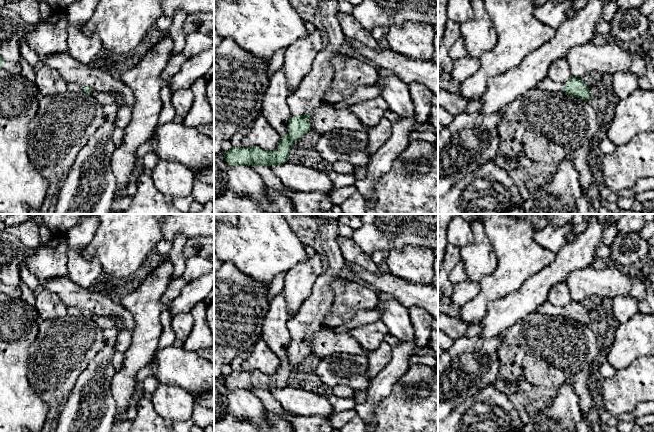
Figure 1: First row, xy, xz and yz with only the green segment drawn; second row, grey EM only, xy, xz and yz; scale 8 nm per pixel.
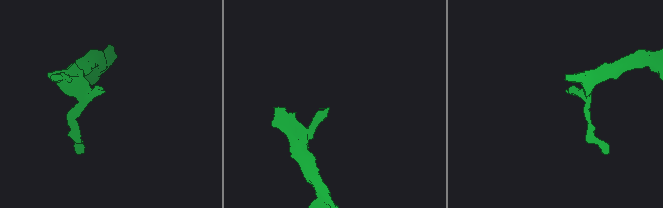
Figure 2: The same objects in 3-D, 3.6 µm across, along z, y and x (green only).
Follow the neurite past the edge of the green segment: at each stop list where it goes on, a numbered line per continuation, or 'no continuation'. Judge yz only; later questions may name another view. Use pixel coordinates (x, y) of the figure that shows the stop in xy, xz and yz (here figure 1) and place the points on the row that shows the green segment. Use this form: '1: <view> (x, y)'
1: yz (547, 84)

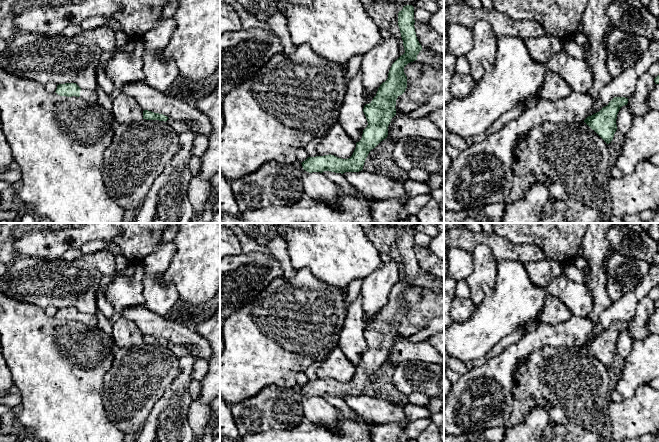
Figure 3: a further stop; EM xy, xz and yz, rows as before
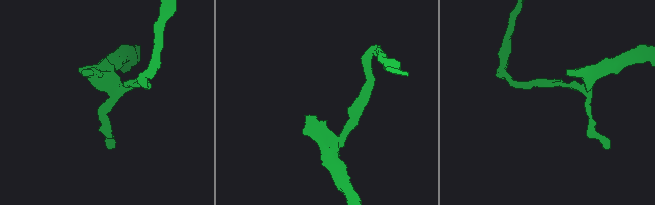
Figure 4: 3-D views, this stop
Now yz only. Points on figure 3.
no continuation

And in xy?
1: xy (91, 96)

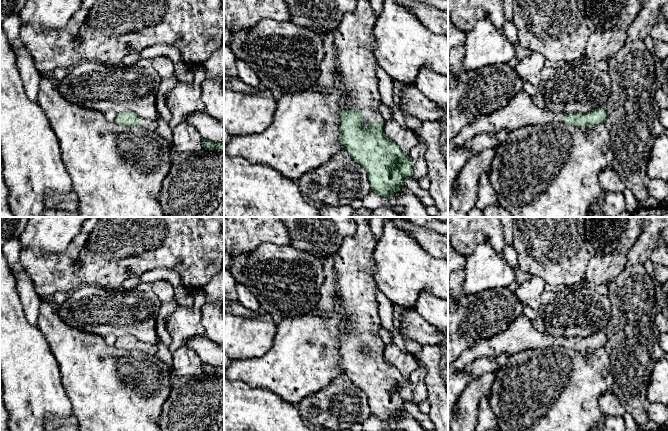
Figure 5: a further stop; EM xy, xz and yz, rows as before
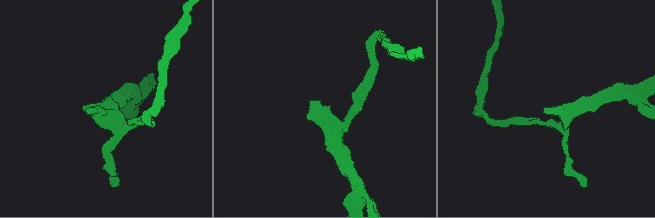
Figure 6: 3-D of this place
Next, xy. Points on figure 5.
1: xy (150, 125)

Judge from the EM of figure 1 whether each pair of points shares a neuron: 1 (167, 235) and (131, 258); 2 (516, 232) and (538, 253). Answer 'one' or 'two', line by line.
1: two
2: one

